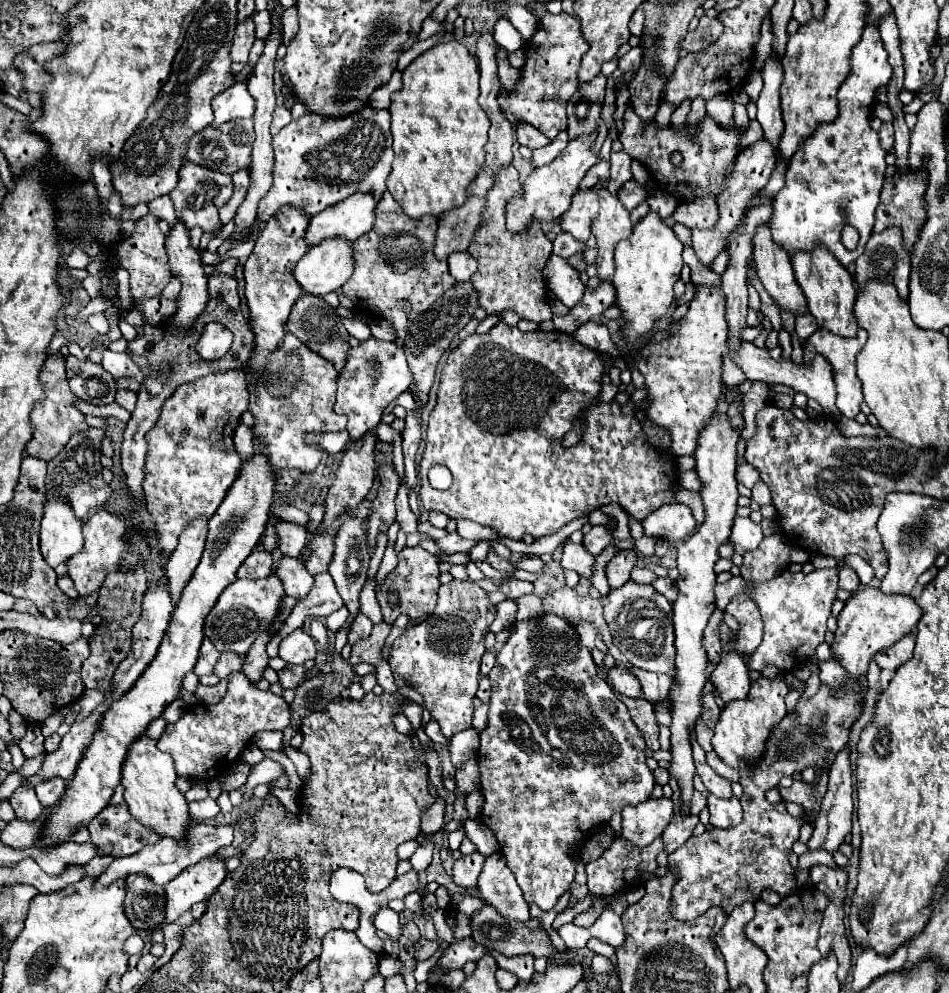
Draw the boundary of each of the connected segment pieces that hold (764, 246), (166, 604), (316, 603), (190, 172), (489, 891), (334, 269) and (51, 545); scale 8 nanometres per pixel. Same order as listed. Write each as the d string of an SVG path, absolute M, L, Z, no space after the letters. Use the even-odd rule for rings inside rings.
M760 224L756 228L756 234L754 234L754 266L756 266L756 274L762 282L762 286L766 288L766 292L772 296L772 300L776 302L776 306L780 308L780 312L790 312L794 316L804 316L808 312L808 306L806 306L806 298L804 294L800 292L798 284L796 284L796 278L794 278L794 270L792 270L792 264L790 264L790 258L788 254L784 252L784 248L780 248L770 232L768 232L768 226L766 224Z
M158 582L150 584L144 592L144 600L142 600L142 614L140 614L140 620L136 622L134 626L134 640L132 640L132 650L128 652L128 656L122 660L122 664L118 666L116 670L116 676L114 676L114 698L120 698L124 692L128 692L132 688L132 684L140 678L140 674L144 672L144 668L154 660L156 652L158 652L158 646L162 642L162 636L168 628L168 622L170 622L170 614L172 614L174 606L170 602L170 596L166 592L166 588L158 588Z
M328 572L320 574L320 576L314 576L316 584L312 588L312 592L296 602L296 606L292 608L290 616L286 618L284 626L278 630L278 636L284 638L288 636L290 632L298 630L298 628L304 628L304 620L308 618L316 618L318 614L332 614L334 610L338 610L344 602L340 600L340 594L336 592L336 586L334 586L334 580Z
M184 160L180 174L178 174L176 188L168 194L174 202L174 208L178 212L178 218L184 222L186 228L202 228L204 234L216 234L222 228L222 222L218 218L218 210L232 198L232 178L226 174L220 174L216 170L192 164L190 160Z
M502 852L486 858L478 878L478 892L486 904L494 906L508 920L528 920L528 904L522 898L520 886L504 862Z
M336 236L336 238L326 238L316 246L310 246L308 252L304 254L304 258L296 264L294 278L298 280L298 284L302 286L304 292L314 294L314 296L324 296L328 292L340 290L344 286L344 282L352 276L354 266L356 266L356 260L354 260L352 242L348 238Z
M50 498L44 504L40 528L40 552L44 560L56 568L82 548L82 520L72 512L66 498Z

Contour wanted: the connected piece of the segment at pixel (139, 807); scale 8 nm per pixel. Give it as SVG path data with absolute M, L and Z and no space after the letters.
M142 736L138 744L130 748L122 772L122 786L126 788L124 800L130 806L130 814L142 826L156 832L160 838L172 838L176 842L184 842L188 838L192 818L184 794L176 788L176 778L178 774L174 770L172 756L160 752L154 740Z

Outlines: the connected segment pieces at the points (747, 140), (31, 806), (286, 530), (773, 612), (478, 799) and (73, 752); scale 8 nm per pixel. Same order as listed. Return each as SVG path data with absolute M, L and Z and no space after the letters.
M750 120L749 127L747 131L742 135L740 148L745 149L748 146L754 144L754 142L758 141L763 137L763 129L760 123L755 120Z
M22 784L22 786L12 794L10 804L12 804L12 808L14 808L18 820L34 822L34 820L42 814L42 804L38 802L34 790L28 788L26 784Z
M280 522L276 532L280 532L280 552L288 558L298 558L308 538L306 528L292 522Z
M838 566L822 568L810 574L802 572L782 572L766 584L758 584L752 590L752 598L756 600L762 620L764 620L764 640L750 654L748 668L762 670L764 666L774 666L780 672L790 673L795 662L806 662L814 656L818 644L824 642L826 636L826 620L830 618L832 604L836 600L838 590Z
M474 790L466 796L466 810L468 810L468 818L480 818L480 808L484 804L484 798L480 796L480 790Z
M108 700L108 704L102 702L90 718L86 718L80 724L70 726L70 732L62 738L60 748L56 752L46 754L42 768L34 776L28 778L28 784L32 788L44 780L50 780L50 778L64 778L64 780L72 778L72 772L76 770L76 764L82 760L82 754L84 754L94 730L96 730L98 718L100 718L100 714L104 714L108 710L110 702L112 700Z

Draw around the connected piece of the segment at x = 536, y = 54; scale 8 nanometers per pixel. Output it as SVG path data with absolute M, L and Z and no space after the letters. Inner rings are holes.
M544 12L538 18L534 36L526 42L526 48L526 62L520 68L520 78L510 92L504 92L502 102L510 116L532 124L550 140L554 140L560 130L566 130L566 106L580 86L576 72L580 58L588 50L588 44L580 36L580 24L574 16L566 12Z

